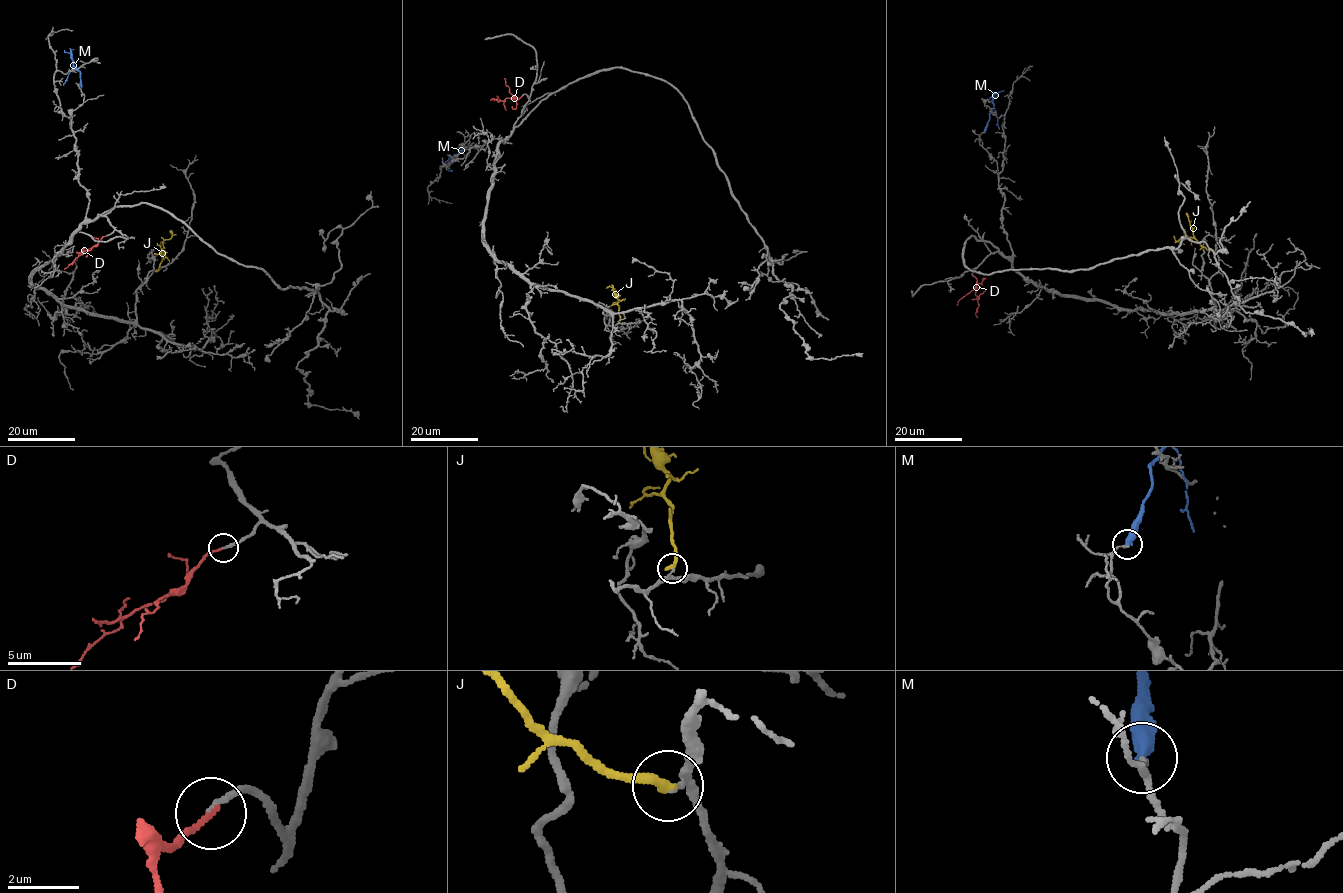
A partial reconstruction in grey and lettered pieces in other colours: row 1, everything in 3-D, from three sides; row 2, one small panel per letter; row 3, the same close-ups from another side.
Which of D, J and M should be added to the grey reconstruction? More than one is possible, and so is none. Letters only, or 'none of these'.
D

